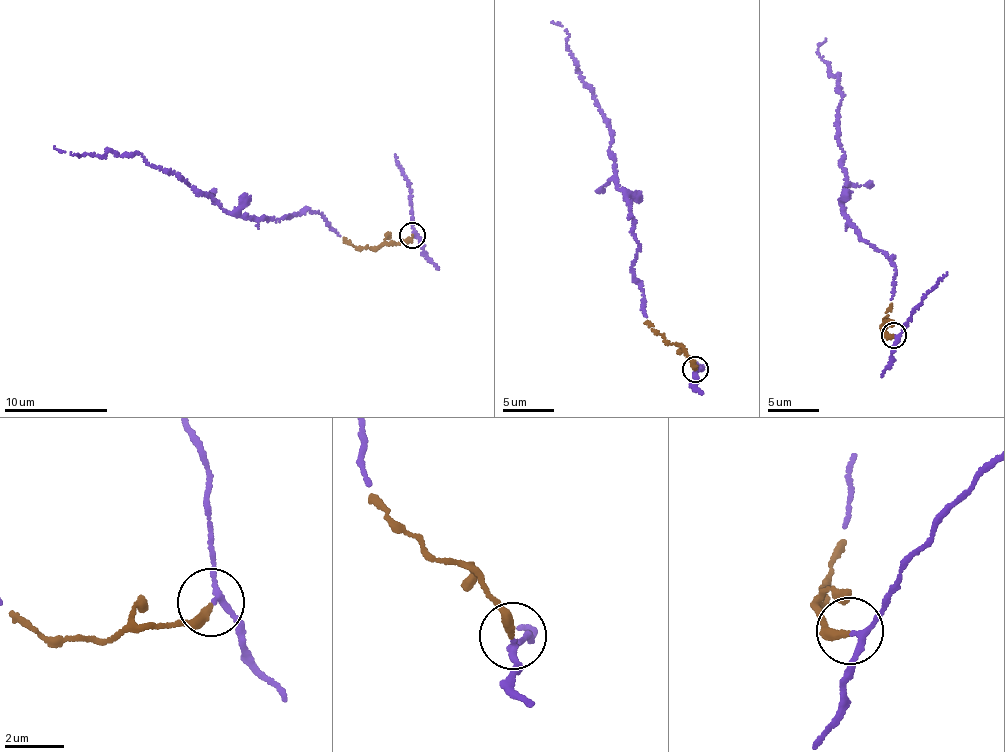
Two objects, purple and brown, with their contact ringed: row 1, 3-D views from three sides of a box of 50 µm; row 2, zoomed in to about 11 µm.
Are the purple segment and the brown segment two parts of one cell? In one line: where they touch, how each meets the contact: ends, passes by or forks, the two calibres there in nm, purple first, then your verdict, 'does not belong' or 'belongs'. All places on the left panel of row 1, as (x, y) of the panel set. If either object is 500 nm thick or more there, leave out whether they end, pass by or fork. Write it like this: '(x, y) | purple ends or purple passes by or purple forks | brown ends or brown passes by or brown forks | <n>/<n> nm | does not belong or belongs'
(412, 235) | purple passes by | brown ends | 180/280 nm | belongs

